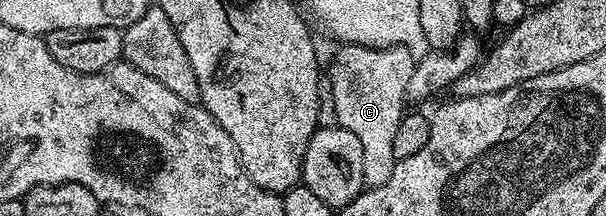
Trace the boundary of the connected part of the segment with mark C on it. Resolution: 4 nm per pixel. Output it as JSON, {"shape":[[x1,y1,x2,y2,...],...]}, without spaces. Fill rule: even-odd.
{"shape":[[342,44,329,65,327,93,333,96,336,124,351,131,363,143,363,175,366,186,382,185,395,171,395,130,407,109,408,79,415,64,404,45,376,49],[406,105,406,106,405,106]]}

